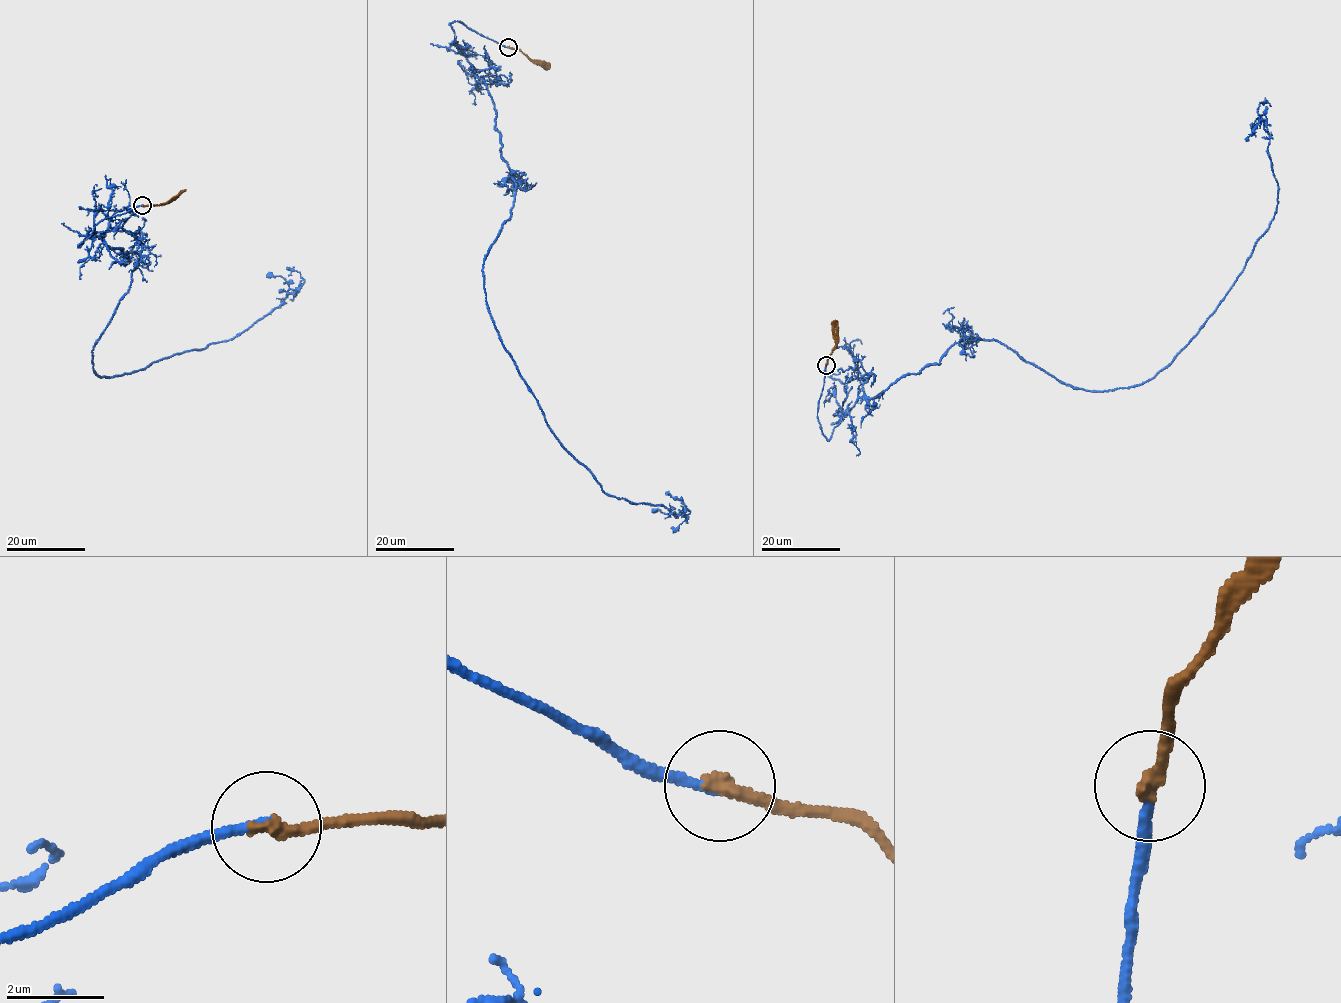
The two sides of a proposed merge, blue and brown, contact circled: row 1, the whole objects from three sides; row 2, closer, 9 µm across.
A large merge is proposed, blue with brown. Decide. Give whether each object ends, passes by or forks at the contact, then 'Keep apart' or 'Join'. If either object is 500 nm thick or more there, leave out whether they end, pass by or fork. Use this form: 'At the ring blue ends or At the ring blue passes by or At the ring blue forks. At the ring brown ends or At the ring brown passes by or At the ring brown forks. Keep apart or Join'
At the ring blue ends. At the ring brown ends. Keep apart

